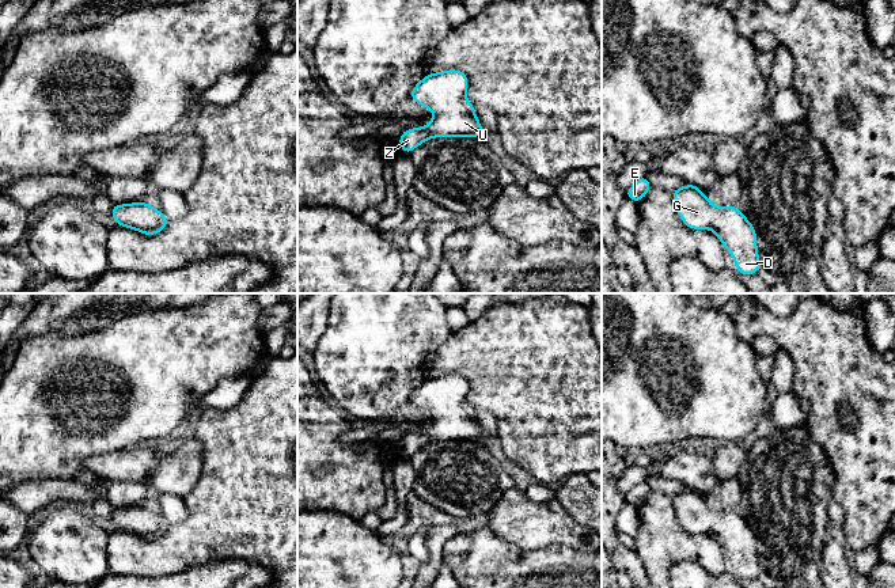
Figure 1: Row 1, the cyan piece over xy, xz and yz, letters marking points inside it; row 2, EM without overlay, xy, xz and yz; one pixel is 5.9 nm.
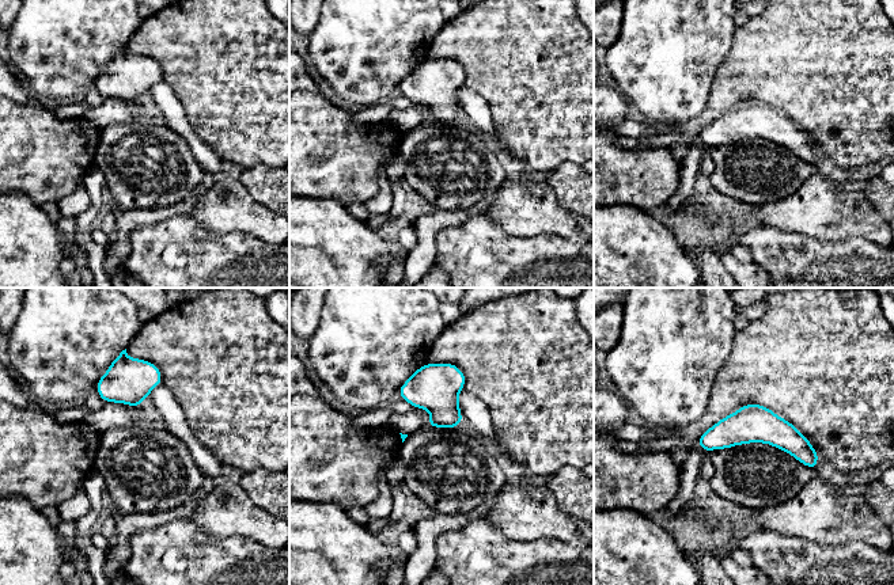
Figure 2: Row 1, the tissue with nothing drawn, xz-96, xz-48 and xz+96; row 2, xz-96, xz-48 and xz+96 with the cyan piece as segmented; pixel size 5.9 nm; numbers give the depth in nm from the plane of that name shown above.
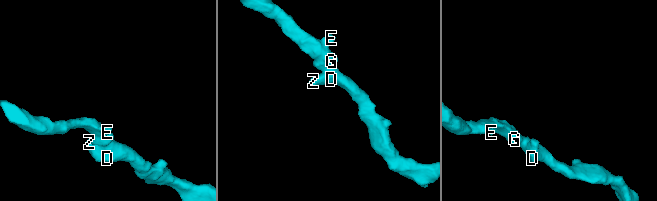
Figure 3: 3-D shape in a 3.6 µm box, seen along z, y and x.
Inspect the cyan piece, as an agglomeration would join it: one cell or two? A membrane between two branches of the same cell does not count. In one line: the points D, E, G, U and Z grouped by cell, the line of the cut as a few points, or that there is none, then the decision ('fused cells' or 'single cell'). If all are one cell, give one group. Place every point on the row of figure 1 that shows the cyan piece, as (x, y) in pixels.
D E G U Z; no cut; single cell

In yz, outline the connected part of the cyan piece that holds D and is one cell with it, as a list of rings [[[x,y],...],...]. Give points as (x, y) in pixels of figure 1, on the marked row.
[[[697,185],[680,186],[672,193],[676,213],[690,229],[710,229],[729,251],[742,276],[758,274],[756,229],[735,206],[714,206]]]

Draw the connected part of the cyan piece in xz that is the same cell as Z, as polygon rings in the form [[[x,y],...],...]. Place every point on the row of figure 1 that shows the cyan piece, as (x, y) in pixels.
[[[445,69],[436,73],[426,73],[410,91],[410,99],[421,107],[429,109],[435,115],[431,122],[420,128],[409,128],[402,132],[398,139],[403,153],[409,155],[426,140],[436,137],[473,137],[481,139],[485,132],[482,128],[474,105],[466,98],[469,77],[463,71]]]

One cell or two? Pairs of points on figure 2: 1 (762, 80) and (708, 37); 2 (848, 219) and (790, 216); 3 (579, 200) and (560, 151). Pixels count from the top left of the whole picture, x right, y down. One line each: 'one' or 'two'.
1: two
2: one
3: two

